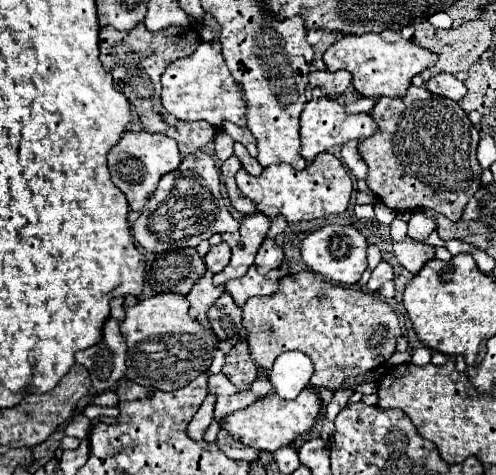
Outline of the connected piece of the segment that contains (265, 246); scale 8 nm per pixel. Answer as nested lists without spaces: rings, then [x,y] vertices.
[[[266,238],[258,250],[258,256],[256,256],[256,268],[260,274],[268,274],[270,270],[274,268],[280,268],[284,260],[284,252],[282,248],[276,244],[276,240],[272,238]]]

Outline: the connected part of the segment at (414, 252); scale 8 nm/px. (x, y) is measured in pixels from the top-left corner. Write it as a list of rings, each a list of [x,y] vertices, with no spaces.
[[[404,238],[402,242],[394,242],[394,254],[398,262],[412,274],[418,274],[420,268],[430,262],[436,254],[436,248],[430,244],[414,242],[410,238]]]

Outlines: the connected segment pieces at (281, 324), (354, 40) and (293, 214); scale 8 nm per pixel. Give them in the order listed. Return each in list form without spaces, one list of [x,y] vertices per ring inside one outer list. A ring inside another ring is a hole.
[[[310,270],[284,276],[280,280],[280,290],[274,296],[250,298],[242,310],[242,324],[248,332],[254,362],[270,372],[274,360],[282,352],[300,350],[314,364],[310,384],[316,388],[336,390],[346,378],[366,374],[388,362],[388,358],[394,354],[396,338],[400,336],[398,316],[390,304],[378,300],[378,296],[372,292],[330,284]],[[318,296],[326,298],[318,300]],[[380,326],[386,328],[384,344],[368,346],[370,336]]]
[[[384,30],[382,34],[364,34],[364,36],[344,36],[340,42],[332,44],[324,52],[324,64],[328,72],[348,70],[352,74],[352,88],[366,98],[402,98],[412,84],[412,78],[422,70],[436,64],[438,54],[420,48],[412,40],[402,38],[400,32]]]
[[[322,152],[316,156],[314,162],[308,164],[308,168],[304,170],[296,170],[290,164],[280,164],[280,166],[268,166],[264,168],[264,172],[260,176],[250,176],[244,168],[236,174],[236,184],[242,190],[244,196],[248,196],[254,204],[256,210],[266,214],[270,220],[276,216],[284,216],[288,222],[298,224],[304,220],[316,220],[322,216],[330,216],[330,214],[342,214],[348,208],[350,196],[352,196],[352,178],[348,174],[348,170],[342,166],[342,162],[328,152]]]

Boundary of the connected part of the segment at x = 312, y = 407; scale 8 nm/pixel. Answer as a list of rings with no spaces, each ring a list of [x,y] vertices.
[[[304,388],[296,400],[282,400],[278,394],[268,394],[266,398],[254,402],[252,406],[238,410],[222,420],[222,426],[242,444],[252,446],[254,450],[266,450],[276,452],[282,446],[290,446],[298,436],[308,434],[320,416],[322,400],[318,396],[318,390]]]

